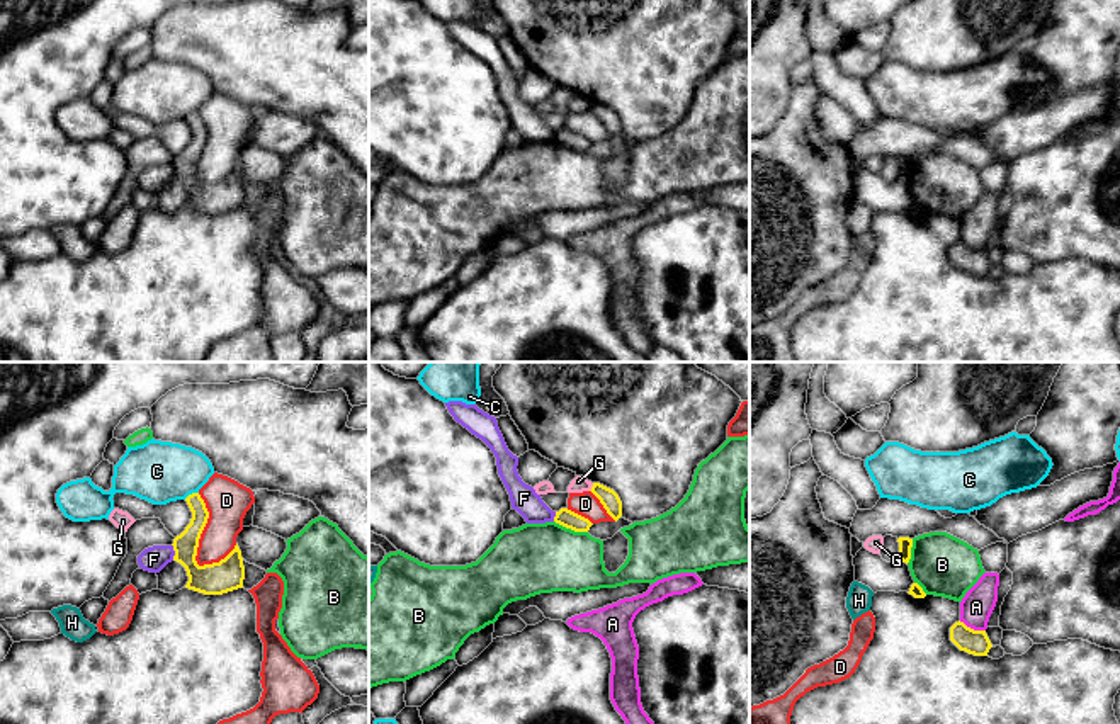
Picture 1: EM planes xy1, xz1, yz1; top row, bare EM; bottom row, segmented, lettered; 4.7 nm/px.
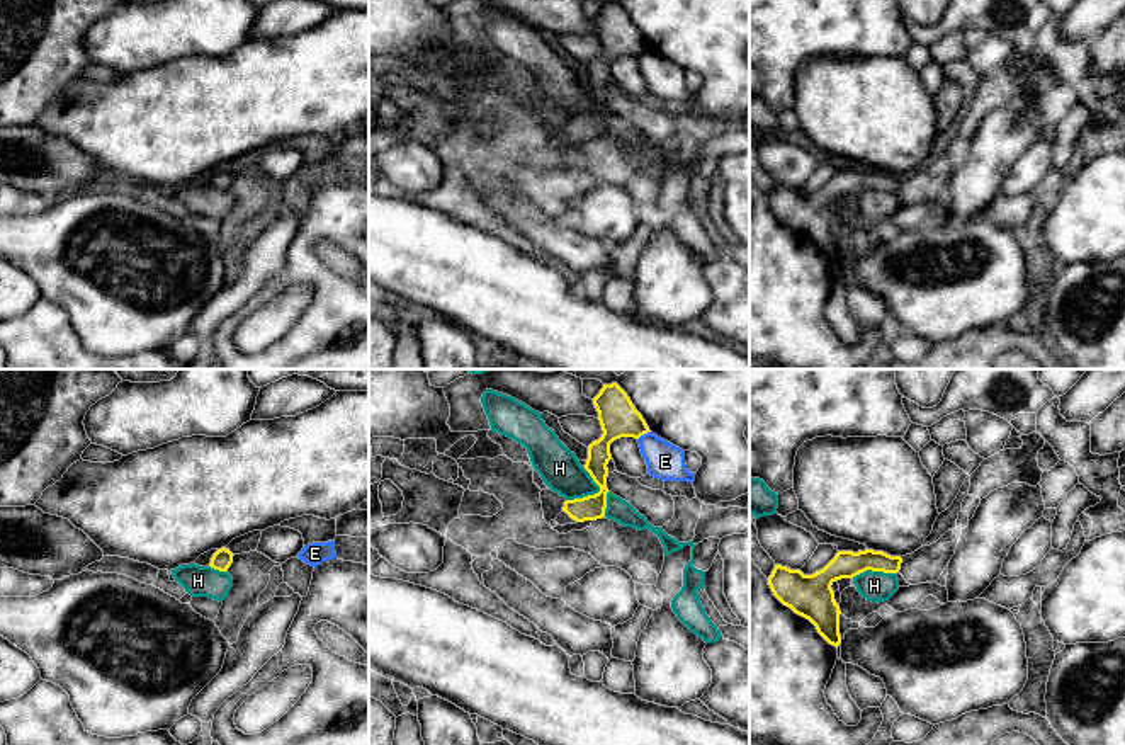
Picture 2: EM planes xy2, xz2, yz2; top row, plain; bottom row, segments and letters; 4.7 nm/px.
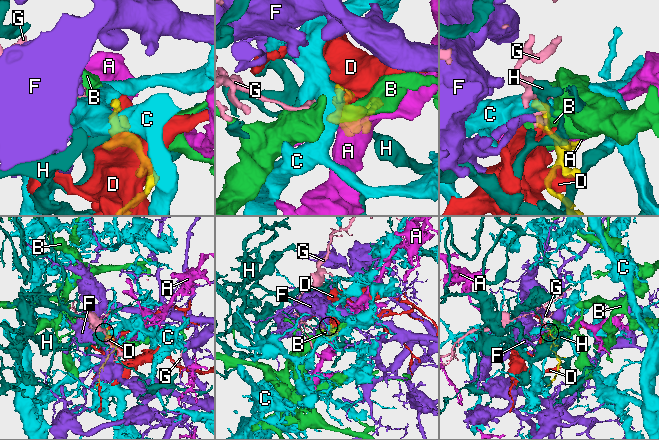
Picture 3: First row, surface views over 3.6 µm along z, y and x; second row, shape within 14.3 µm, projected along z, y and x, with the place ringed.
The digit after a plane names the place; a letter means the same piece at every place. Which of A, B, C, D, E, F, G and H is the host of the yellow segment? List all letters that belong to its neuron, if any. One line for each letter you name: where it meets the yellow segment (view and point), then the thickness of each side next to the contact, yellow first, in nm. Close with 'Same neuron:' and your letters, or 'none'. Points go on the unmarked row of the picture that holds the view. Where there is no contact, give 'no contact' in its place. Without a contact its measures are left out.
Same neuron: none

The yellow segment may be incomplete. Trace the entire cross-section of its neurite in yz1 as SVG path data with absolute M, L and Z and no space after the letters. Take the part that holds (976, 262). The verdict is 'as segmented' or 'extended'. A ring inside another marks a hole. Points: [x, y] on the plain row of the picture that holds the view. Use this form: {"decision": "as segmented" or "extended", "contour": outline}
{"decision": "as segmented", "contour": "M955 241L950 246L950 260L960 269L974 275L987 275L993 267L986 250L974 250L964 241Z"}

